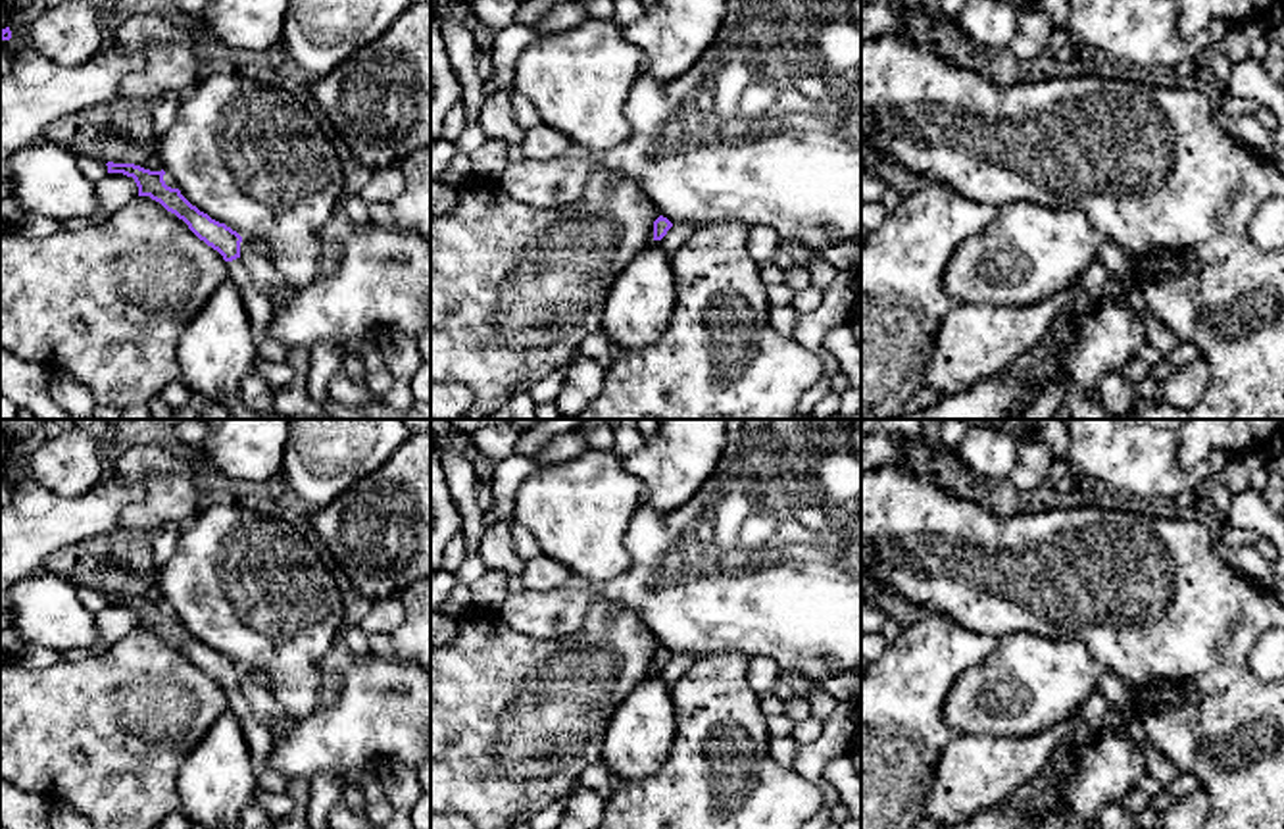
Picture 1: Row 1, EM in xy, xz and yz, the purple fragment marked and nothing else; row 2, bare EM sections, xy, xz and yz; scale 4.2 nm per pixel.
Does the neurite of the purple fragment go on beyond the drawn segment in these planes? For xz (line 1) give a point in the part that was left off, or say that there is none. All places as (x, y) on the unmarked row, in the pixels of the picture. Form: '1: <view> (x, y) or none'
1: none

